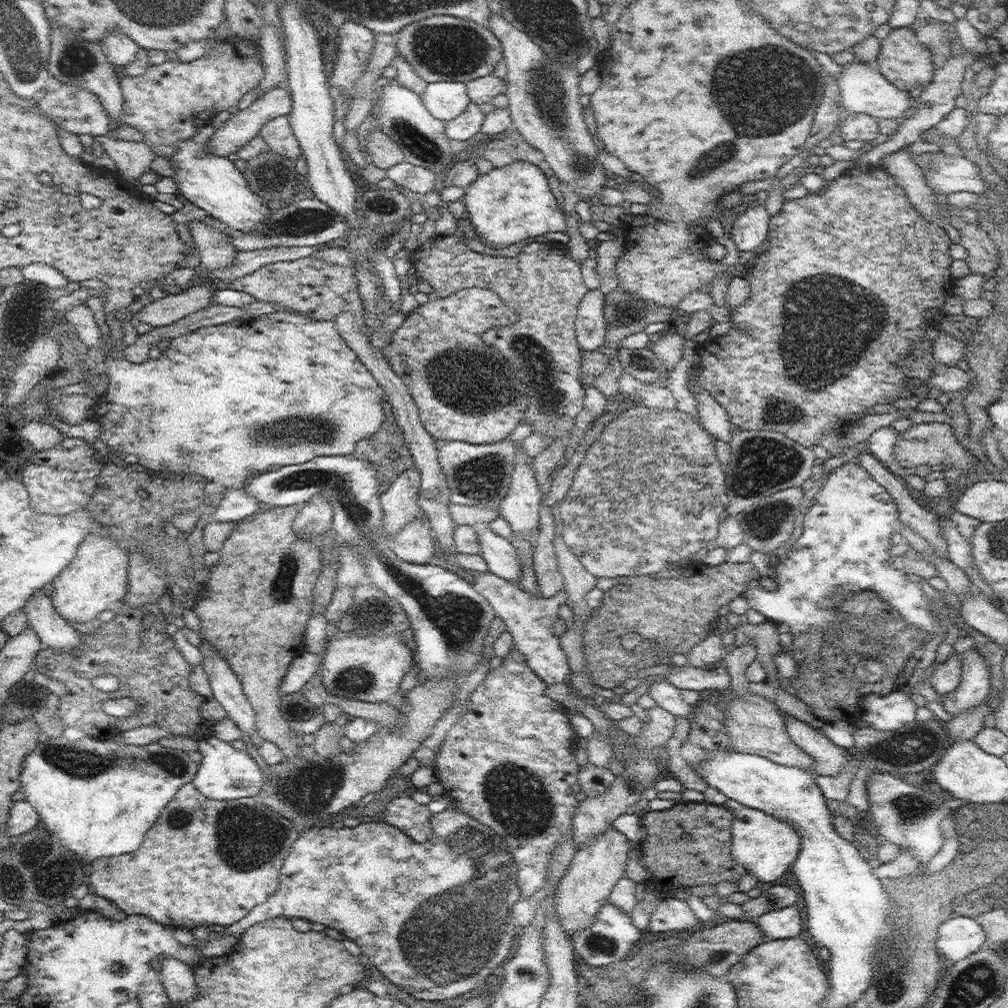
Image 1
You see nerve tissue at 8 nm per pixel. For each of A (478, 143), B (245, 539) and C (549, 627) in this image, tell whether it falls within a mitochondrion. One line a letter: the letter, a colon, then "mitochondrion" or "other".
A: other
B: other
C: other

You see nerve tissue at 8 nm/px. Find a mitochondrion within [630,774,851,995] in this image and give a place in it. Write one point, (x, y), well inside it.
(716, 958)

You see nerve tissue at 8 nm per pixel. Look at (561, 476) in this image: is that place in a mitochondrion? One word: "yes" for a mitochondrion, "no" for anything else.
no

